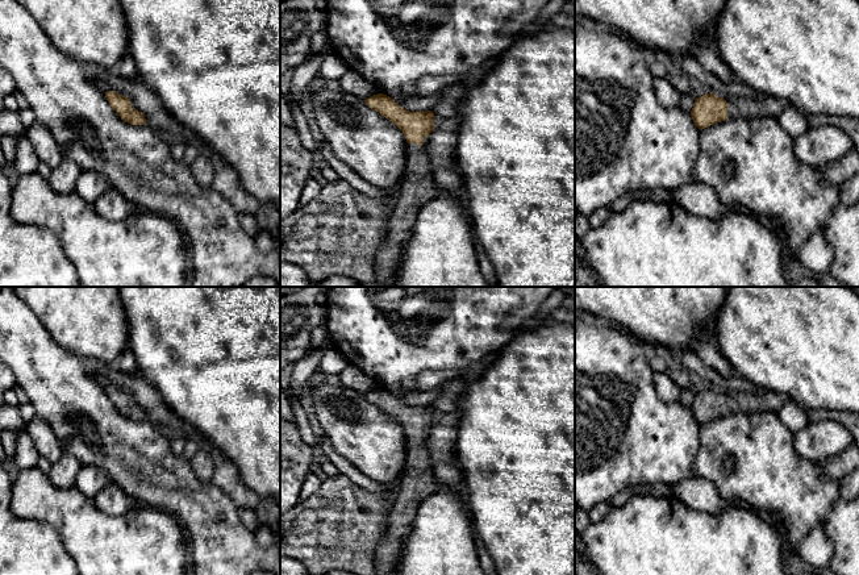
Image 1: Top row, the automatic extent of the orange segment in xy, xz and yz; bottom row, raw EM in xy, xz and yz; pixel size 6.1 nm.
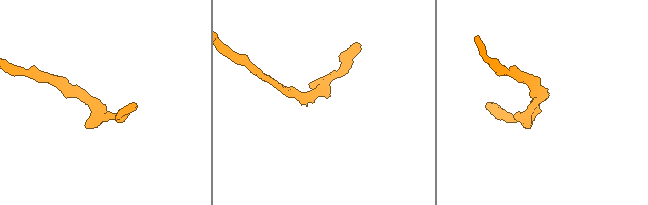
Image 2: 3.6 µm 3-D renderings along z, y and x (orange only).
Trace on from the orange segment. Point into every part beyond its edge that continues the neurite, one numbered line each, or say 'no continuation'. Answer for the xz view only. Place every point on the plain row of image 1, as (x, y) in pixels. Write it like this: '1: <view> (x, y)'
1: xz (418, 480)

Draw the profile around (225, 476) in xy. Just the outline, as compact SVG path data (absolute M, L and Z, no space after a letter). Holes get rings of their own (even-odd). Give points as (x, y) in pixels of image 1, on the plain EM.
M228 459L214 467L212 484L228 495L238 509L249 508L255 511L260 501L260 496L243 484L238 470Z

